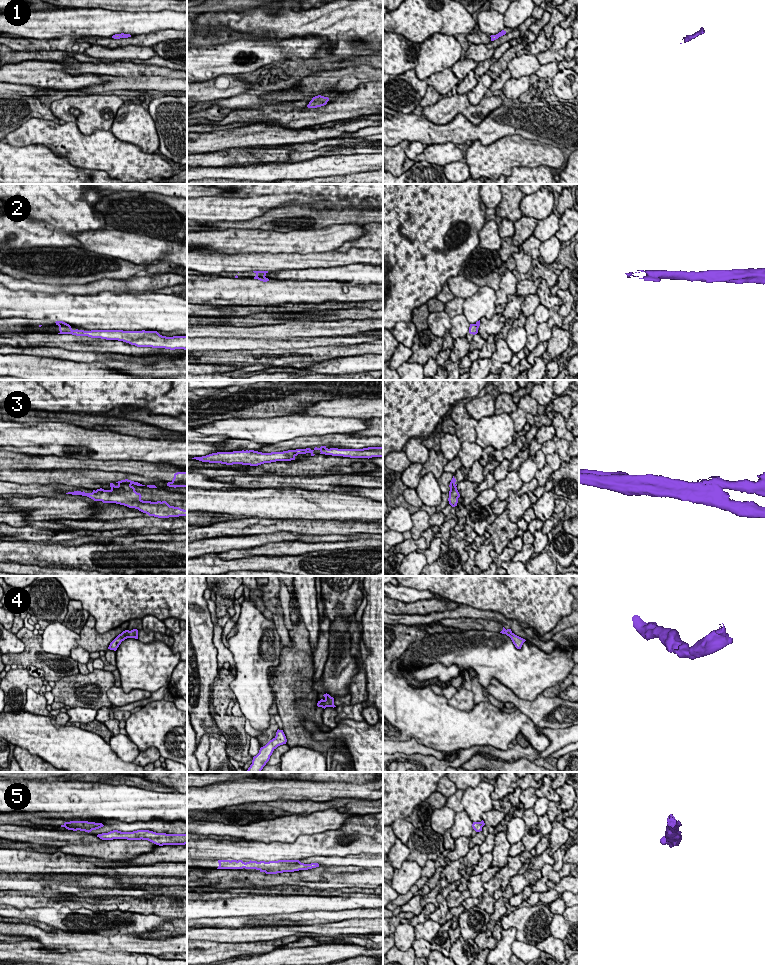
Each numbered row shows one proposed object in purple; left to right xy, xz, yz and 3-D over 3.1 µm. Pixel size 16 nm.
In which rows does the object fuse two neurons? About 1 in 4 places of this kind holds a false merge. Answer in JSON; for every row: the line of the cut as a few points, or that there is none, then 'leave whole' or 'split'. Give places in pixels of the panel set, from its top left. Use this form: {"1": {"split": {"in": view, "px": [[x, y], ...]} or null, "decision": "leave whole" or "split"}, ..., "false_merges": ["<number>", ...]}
{"1": {"split": null, "decision": "leave whole"}, "2": {"split": null, "decision": "leave whole"}, "3": {"split": {"in": "xy", "px": [[118, 483], [128, 483], [130, 485]]}, "decision": "split"}, "4": {"split": null, "decision": "leave whole"}, "5": {"split": null, "decision": "leave whole"}, "false_merges": ["3"]}

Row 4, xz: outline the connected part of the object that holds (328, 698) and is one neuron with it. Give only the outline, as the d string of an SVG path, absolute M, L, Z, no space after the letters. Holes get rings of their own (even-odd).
M324 694L323 695L324 697L325 697L325 699L323 700L323 699L321 699L320 701L318 701L318 703L317 703L317 706L318 707L322 707L322 708L326 708L326 707L336 707L335 705L334 705L334 698L333 697L331 697L329 694Z

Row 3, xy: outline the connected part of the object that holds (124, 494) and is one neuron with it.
M110 483L110 490L102 488L93 490L92 493L85 493L84 491L68 492L66 494L87 496L94 501L102 501L103 503L116 503L135 508L139 511L158 518L169 518L187 516L187 510L179 507L170 506L166 501L143 501L141 494L135 491L135 488L129 484L118 484L115 486Z

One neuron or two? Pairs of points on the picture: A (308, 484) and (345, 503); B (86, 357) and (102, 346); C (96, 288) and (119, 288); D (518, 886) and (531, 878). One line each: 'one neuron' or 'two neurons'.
A: two neurons
B: two neurons
C: one neuron
D: one neuron

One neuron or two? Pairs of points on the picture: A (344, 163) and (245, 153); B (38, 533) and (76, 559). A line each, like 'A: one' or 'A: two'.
A: two
B: two

